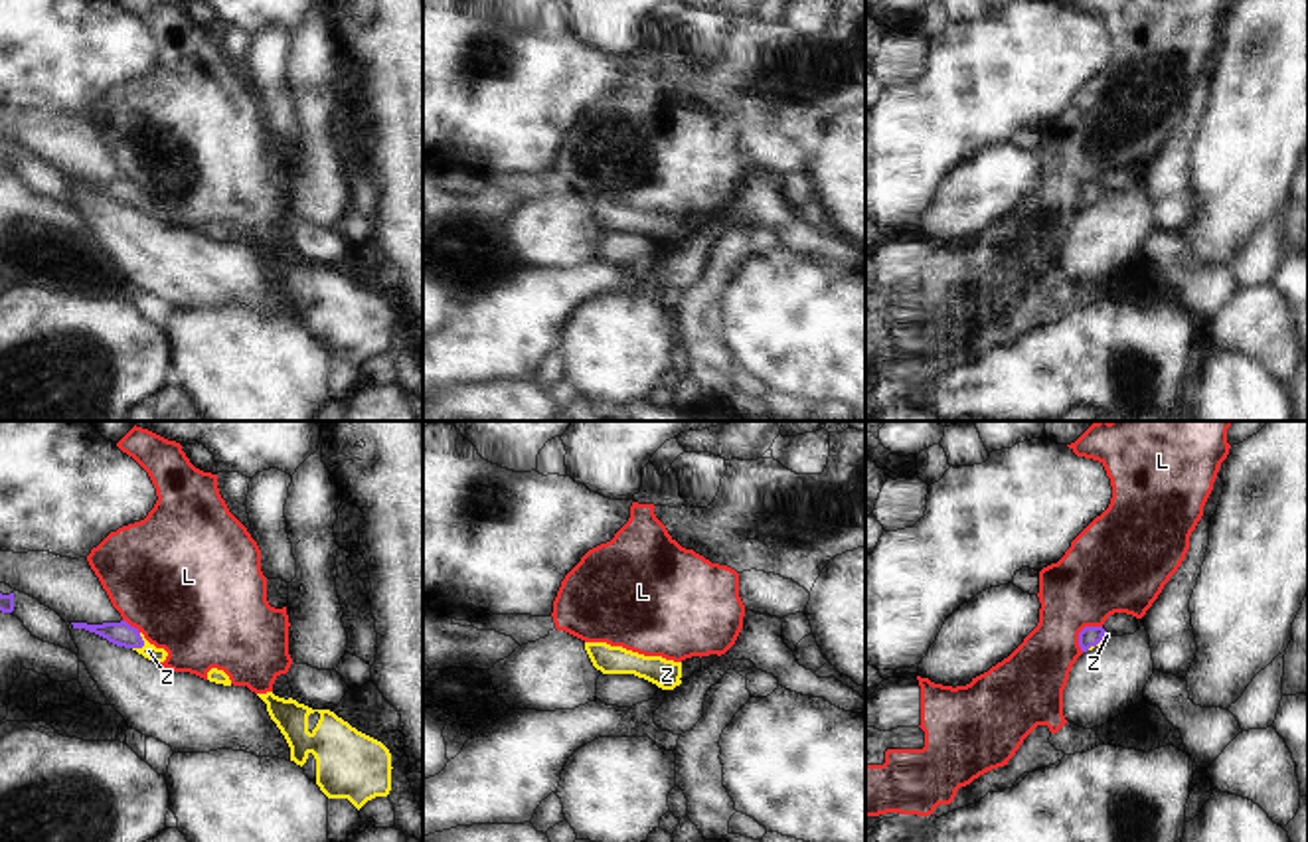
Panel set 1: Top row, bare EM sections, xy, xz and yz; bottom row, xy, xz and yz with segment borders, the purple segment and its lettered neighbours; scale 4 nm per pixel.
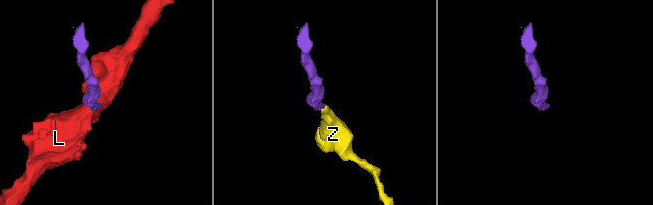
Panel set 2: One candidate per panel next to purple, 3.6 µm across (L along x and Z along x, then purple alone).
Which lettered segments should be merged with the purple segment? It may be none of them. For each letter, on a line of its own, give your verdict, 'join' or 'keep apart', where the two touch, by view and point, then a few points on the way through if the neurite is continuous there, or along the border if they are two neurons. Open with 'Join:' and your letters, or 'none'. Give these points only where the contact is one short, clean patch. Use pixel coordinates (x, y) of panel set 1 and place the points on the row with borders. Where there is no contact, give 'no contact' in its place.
Join: Z
L: keep apart; contact yz (1081, 631); border yz (1101, 625), (1087, 625), (1079, 633), (1081, 651)
Z: join; contact xy (143, 645); way xy (121, 633), (143, 645), (149, 651)

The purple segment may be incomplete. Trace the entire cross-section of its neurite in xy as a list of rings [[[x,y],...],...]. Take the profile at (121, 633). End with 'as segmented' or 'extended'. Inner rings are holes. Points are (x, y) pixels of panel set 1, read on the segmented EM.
[[[126,621],[121,623],[103,623],[103,625],[87,625],[87,623],[71,623],[73,629],[85,629],[89,632],[95,632],[109,642],[124,648],[132,648],[144,658],[152,660],[154,664],[160,664],[166,660],[168,652],[164,648],[156,648],[150,644],[144,634],[130,627]]] | extended

